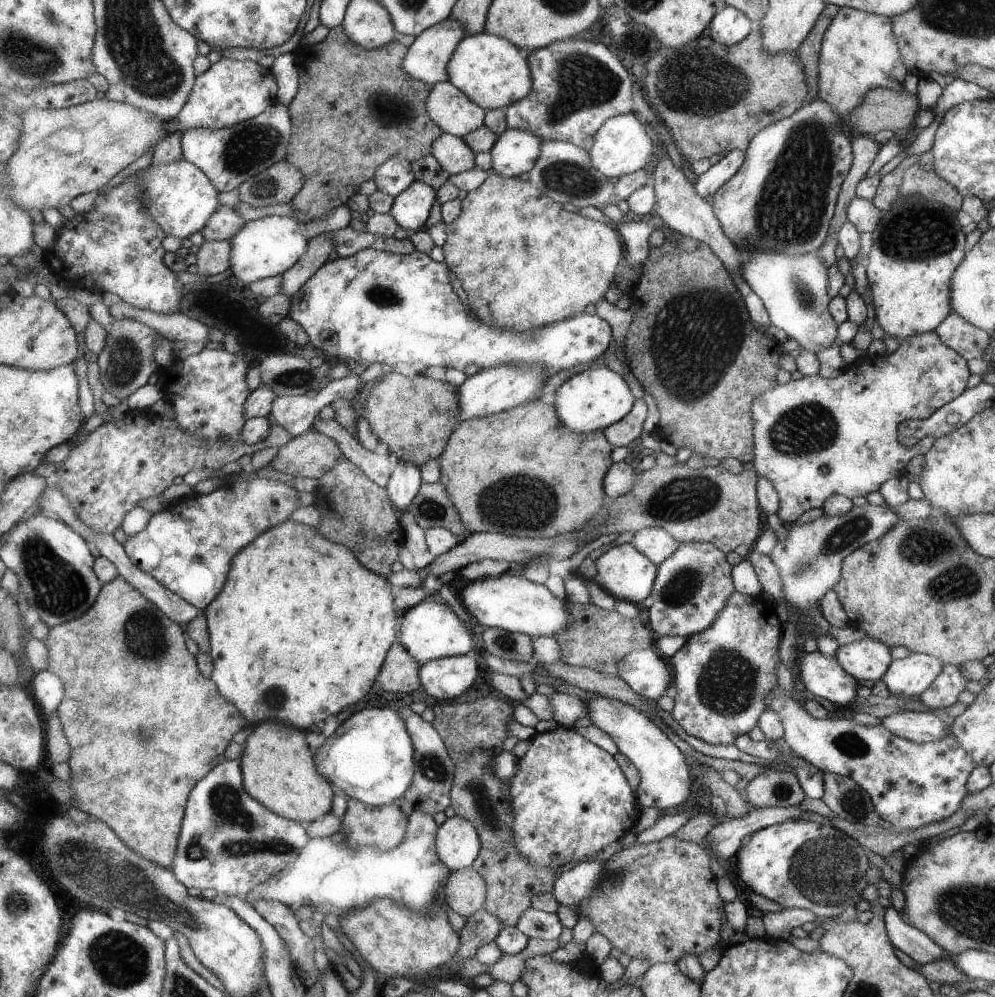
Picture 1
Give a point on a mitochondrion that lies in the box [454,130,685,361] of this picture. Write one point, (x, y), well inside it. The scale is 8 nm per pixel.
(571, 179)

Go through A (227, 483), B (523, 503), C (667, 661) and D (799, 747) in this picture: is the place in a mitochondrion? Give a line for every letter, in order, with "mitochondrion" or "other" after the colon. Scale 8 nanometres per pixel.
A: other
B: mitochondrion
C: other
D: other

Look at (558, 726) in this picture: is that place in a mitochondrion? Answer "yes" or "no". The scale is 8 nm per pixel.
no

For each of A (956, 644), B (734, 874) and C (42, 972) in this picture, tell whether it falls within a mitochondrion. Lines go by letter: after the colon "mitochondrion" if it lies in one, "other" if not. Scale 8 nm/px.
A: other
B: other
C: other

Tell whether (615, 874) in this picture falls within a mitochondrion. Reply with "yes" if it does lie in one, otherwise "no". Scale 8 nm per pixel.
yes

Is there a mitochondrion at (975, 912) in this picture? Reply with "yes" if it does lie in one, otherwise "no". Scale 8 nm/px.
yes

